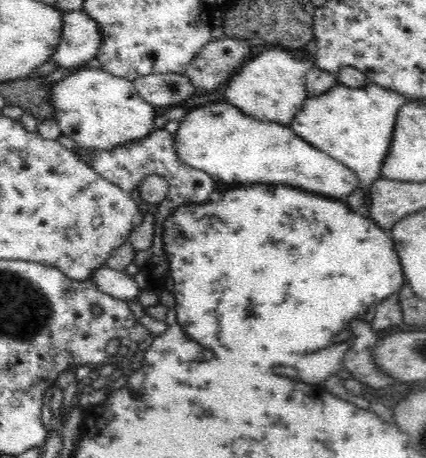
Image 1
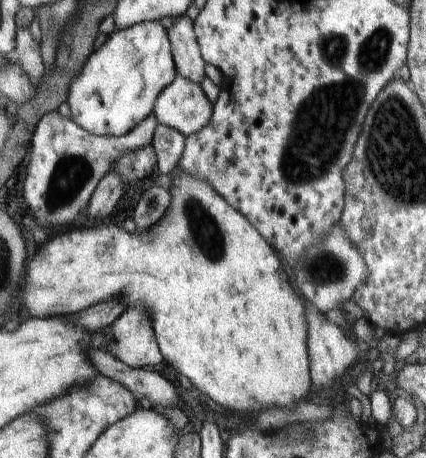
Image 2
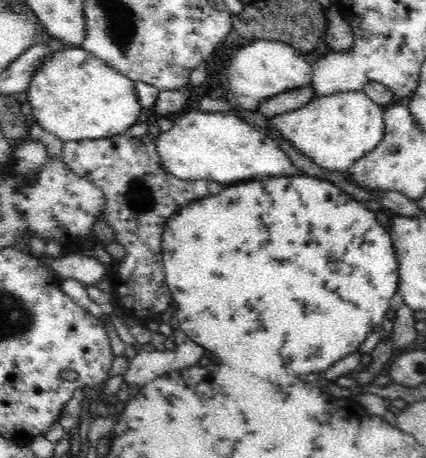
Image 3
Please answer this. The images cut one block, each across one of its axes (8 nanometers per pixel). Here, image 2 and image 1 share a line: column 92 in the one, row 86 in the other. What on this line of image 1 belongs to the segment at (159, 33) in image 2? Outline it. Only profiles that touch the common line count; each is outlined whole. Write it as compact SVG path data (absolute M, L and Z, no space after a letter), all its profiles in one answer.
M84 67L61 78L51 86L49 104L54 107L62 135L72 138L83 149L112 150L115 146L144 138L152 132L153 120L157 117L155 106L146 102L132 84L132 81L114 76L94 67Z

